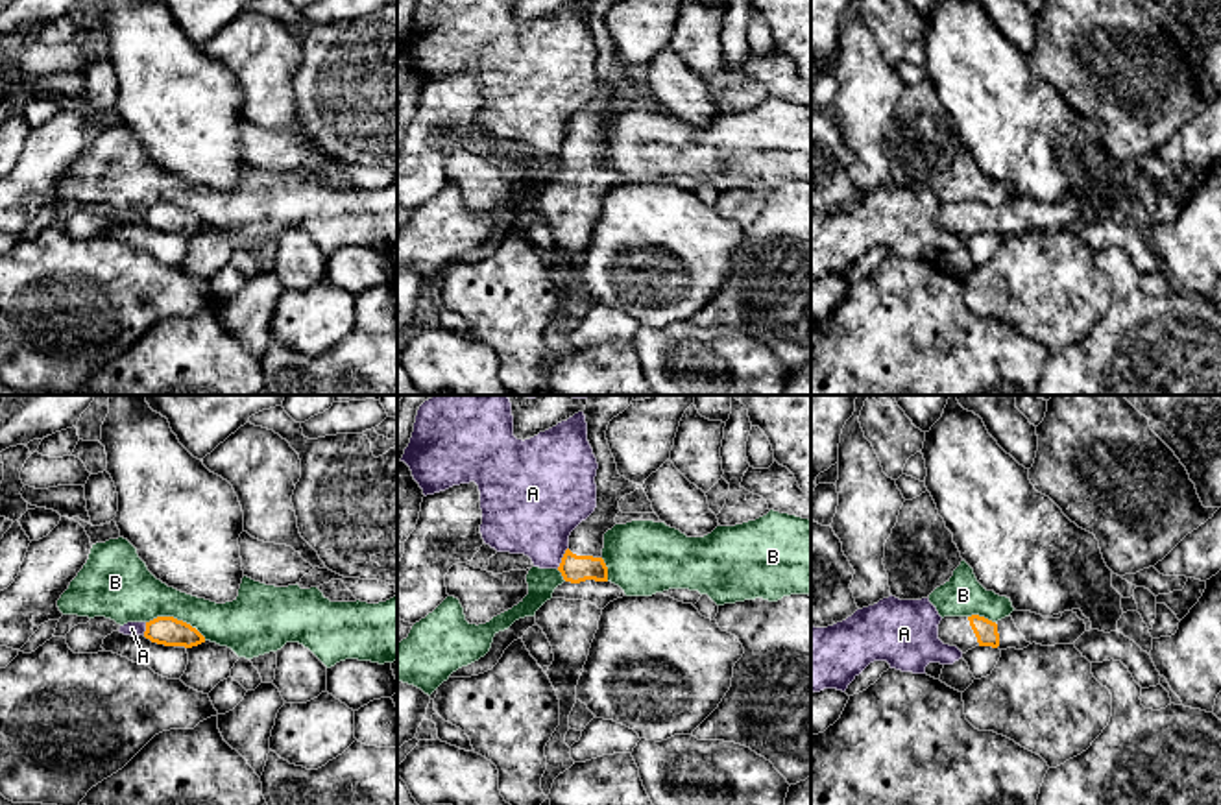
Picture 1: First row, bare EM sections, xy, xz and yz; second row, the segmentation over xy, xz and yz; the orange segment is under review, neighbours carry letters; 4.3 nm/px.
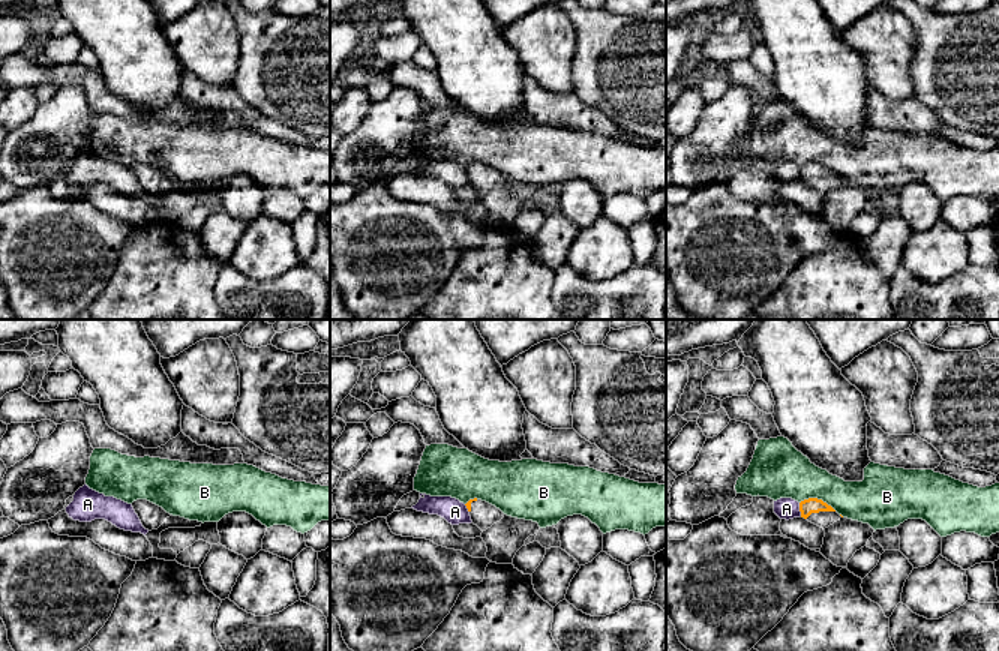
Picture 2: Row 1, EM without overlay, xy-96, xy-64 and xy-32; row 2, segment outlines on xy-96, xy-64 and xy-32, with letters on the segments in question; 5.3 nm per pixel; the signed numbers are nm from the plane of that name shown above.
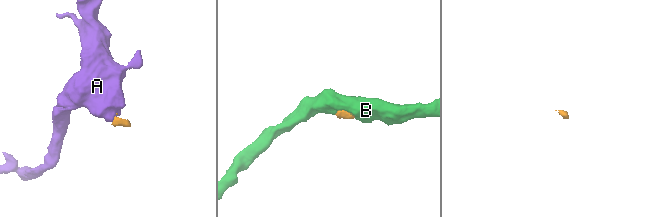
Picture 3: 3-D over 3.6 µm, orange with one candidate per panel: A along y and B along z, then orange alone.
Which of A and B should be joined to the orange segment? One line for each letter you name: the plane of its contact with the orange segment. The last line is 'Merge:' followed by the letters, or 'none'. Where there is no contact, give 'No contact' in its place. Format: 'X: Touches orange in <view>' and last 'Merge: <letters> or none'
Merge: none

